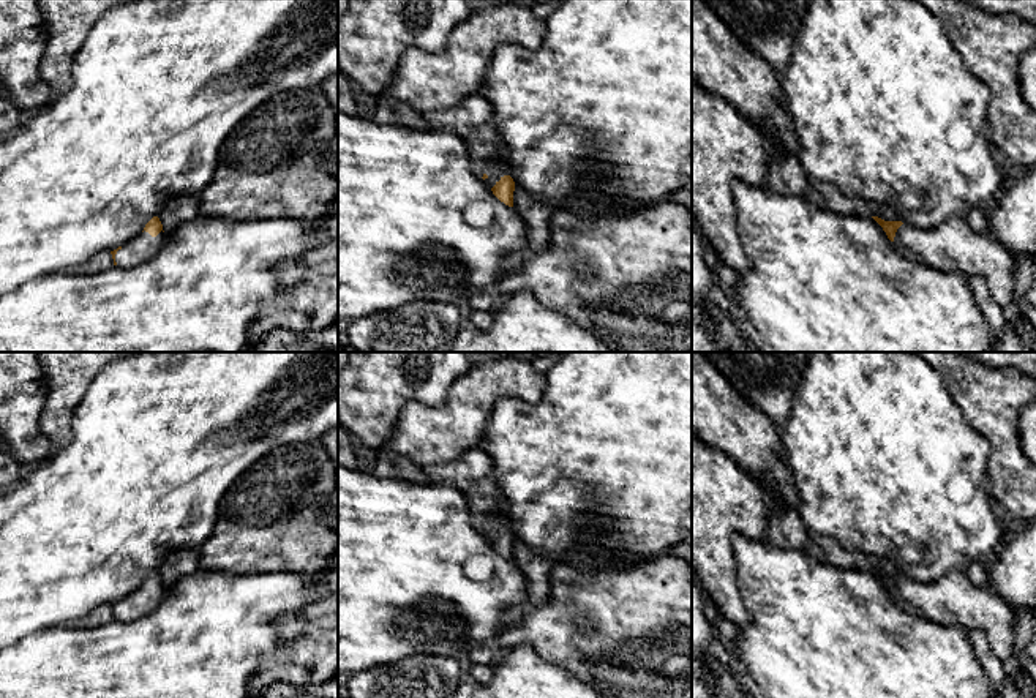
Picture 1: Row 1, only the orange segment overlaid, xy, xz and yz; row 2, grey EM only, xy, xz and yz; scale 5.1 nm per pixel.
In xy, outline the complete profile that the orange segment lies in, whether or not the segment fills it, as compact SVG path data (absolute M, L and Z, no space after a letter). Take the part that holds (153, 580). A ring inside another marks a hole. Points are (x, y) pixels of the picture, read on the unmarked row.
M153 570L137 591L111 605L114 619L130 622L153 611L160 605L164 591L160 572Z

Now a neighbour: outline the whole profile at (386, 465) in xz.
M381 450L377 456L368 463L377 478L400 478L412 483L430 483L423 474L423 467L404 455L392 455Z

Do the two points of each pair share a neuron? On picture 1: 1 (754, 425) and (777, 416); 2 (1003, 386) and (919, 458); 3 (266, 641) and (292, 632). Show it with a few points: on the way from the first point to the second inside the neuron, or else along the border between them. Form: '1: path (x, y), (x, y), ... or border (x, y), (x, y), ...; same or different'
1: border (741, 397), (757, 406), (779, 431); different
2: border (946, 386), (964, 419), (989, 446); different
3: border (304, 610), (278, 621), (278, 645), (258, 668); different

